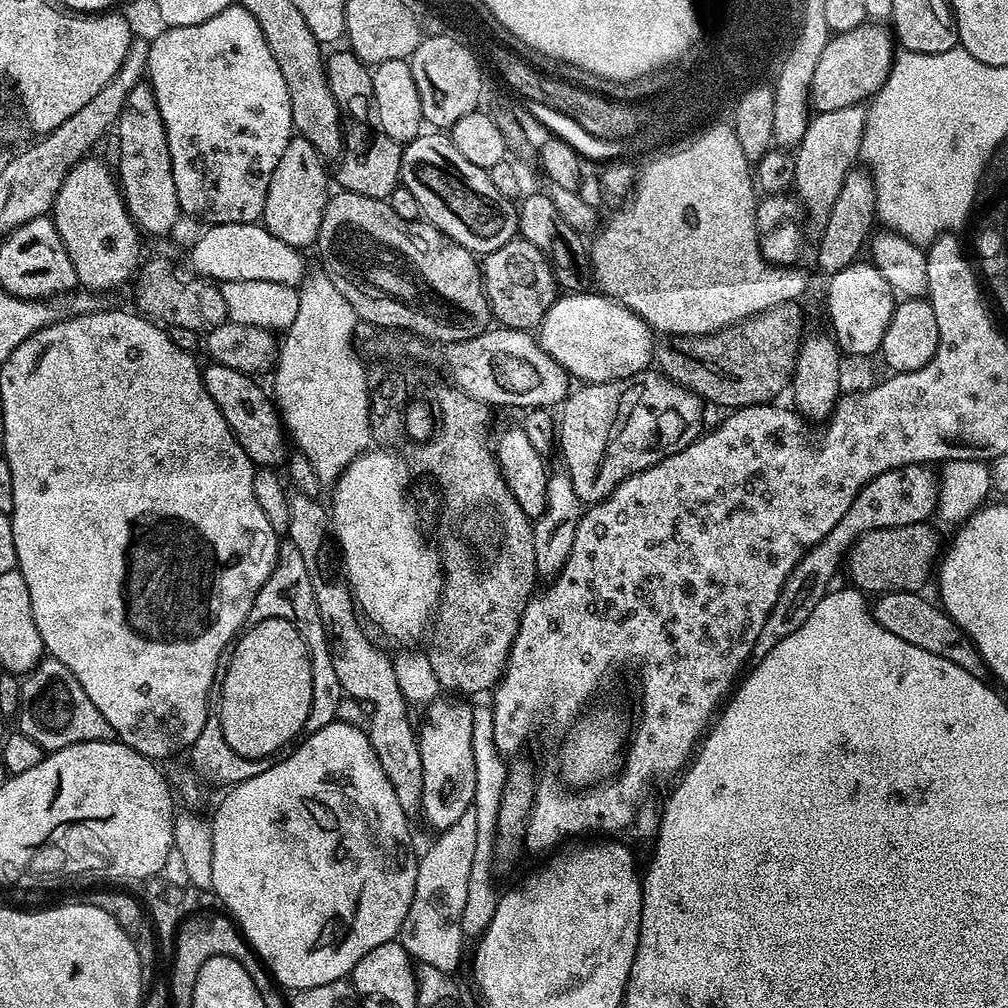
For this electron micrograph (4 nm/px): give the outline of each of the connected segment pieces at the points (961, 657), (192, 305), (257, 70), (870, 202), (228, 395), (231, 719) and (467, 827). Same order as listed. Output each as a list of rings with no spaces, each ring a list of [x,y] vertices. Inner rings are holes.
[[[886,592],[877,595],[875,600],[871,610],[878,626],[890,630],[890,634],[898,634],[898,638],[902,638],[902,642],[910,642],[910,646],[930,650],[930,654],[938,654],[938,658],[946,658],[946,662],[962,666],[962,670],[970,674],[985,675],[984,659],[978,654],[974,642],[970,642],[967,634],[952,621],[939,603],[931,604],[924,594],[915,592]]]
[[[158,256],[148,259],[140,266],[136,278],[135,307],[141,315],[167,327],[185,327],[198,334],[205,334],[227,321],[226,304],[219,287],[200,278],[182,280],[174,274],[171,262]]]
[[[233,6],[222,10],[222,14],[214,14],[214,18],[206,18],[206,22],[198,22],[194,26],[165,27],[156,37],[151,37],[148,46],[147,83],[152,85],[154,98],[158,102],[158,110],[162,114],[162,122],[166,126],[166,142],[170,146],[170,162],[174,174],[174,190],[178,190],[178,202],[181,213],[185,217],[193,216],[196,220],[205,220],[205,225],[213,224],[254,224],[263,217],[266,206],[266,190],[270,190],[270,178],[274,174],[274,166],[278,166],[278,158],[282,158],[286,146],[291,142],[294,129],[292,127],[292,111],[290,110],[290,94],[286,90],[286,78],[282,78],[282,70],[278,62],[274,62],[274,54],[270,54],[270,46],[266,46],[266,38],[262,38],[262,30],[258,22],[254,22],[254,14],[250,10]]]
[[[853,166],[846,174],[842,190],[838,190],[838,198],[834,198],[834,206],[823,225],[825,228],[820,236],[820,249],[816,252],[816,268],[821,272],[821,277],[827,278],[838,274],[838,270],[853,264],[859,257],[856,255],[859,254],[860,247],[863,244],[865,247],[875,220],[876,187],[872,181],[872,174],[863,167]]]
[[[208,362],[202,368],[206,394],[214,398],[214,406],[222,410],[222,418],[226,418],[226,426],[238,438],[242,450],[251,458],[253,465],[262,468],[276,468],[283,465],[284,438],[286,440],[286,428],[282,423],[281,413],[274,403],[273,397],[264,393],[264,388],[256,378],[245,372],[231,369],[230,366]]]
[[[266,618],[245,627],[231,652],[218,680],[222,738],[226,738],[226,746],[230,746],[234,754],[242,754],[242,758],[247,760],[275,757],[283,753],[308,727],[308,715],[314,698],[308,644],[292,621]]]
[[[469,810],[454,822],[454,826],[443,829],[440,836],[428,849],[419,853],[416,862],[416,881],[414,882],[414,898],[410,902],[410,910],[406,910],[406,922],[400,927],[399,941],[403,944],[417,965],[440,967],[456,970],[460,959],[464,956],[466,937],[462,932],[462,908],[466,903],[466,886],[469,885],[470,870],[473,867],[474,846],[477,845],[477,819]]]

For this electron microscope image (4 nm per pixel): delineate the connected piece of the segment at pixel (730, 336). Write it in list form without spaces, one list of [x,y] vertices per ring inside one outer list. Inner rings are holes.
[[[796,302],[774,306],[750,320],[741,320],[739,324],[731,324],[729,328],[712,332],[708,336],[664,336],[661,344],[659,341],[654,348],[655,367],[660,375],[683,388],[689,388],[701,401],[709,405],[721,404],[724,410],[775,401],[776,395],[791,385],[796,356],[799,354],[801,340],[806,335],[800,306]]]

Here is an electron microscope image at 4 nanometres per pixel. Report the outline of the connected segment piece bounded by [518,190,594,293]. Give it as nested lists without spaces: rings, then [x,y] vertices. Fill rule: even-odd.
[[[537,190],[524,200],[519,201],[518,215],[520,217],[519,235],[526,242],[538,246],[542,250],[545,260],[552,267],[552,273],[557,285],[565,293],[586,292],[593,287],[592,278],[592,254],[585,237],[577,232],[562,214],[554,207],[554,202],[544,195],[543,191]]]

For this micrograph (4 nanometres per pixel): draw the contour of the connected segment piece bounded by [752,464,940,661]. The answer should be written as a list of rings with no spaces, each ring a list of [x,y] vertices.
[[[907,464],[886,470],[886,474],[878,474],[878,478],[874,478],[858,493],[854,502],[850,502],[850,510],[842,514],[842,522],[838,522],[838,526],[834,526],[834,530],[830,530],[822,542],[807,549],[798,566],[786,578],[782,594],[778,594],[778,602],[774,602],[774,610],[770,610],[770,618],[766,618],[766,626],[762,626],[762,634],[753,646],[752,660],[766,658],[766,654],[770,654],[770,650],[774,650],[782,638],[790,638],[790,634],[794,634],[794,630],[798,630],[798,626],[810,618],[814,606],[818,606],[824,593],[829,591],[831,584],[828,583],[835,578],[839,568],[841,571],[848,551],[858,537],[870,530],[925,523],[929,519],[928,515],[937,511],[939,498],[938,476],[931,467]]]

